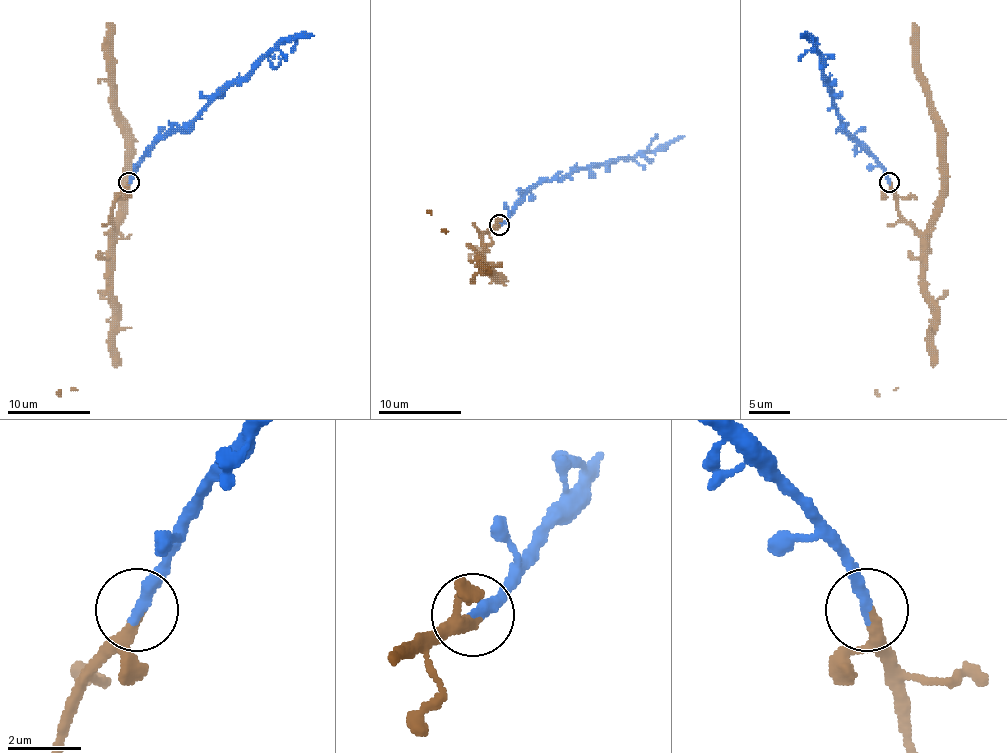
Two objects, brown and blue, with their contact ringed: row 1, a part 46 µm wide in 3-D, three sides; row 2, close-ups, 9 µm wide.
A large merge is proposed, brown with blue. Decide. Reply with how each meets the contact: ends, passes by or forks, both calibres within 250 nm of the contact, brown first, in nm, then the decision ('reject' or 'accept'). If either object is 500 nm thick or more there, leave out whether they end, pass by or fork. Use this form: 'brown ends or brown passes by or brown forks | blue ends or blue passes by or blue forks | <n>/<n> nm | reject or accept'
brown passes by | blue ends | 240/360 nm | accept

